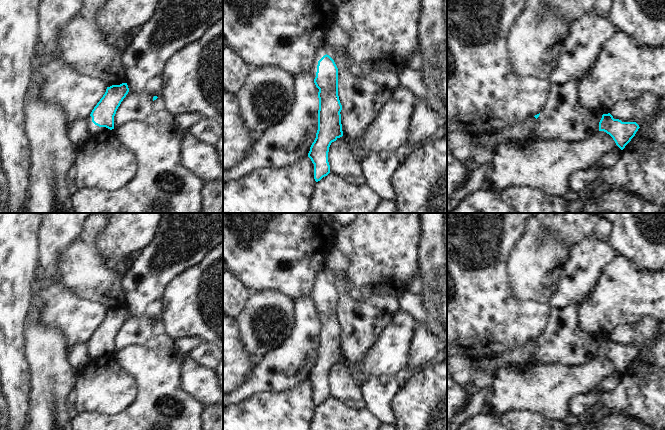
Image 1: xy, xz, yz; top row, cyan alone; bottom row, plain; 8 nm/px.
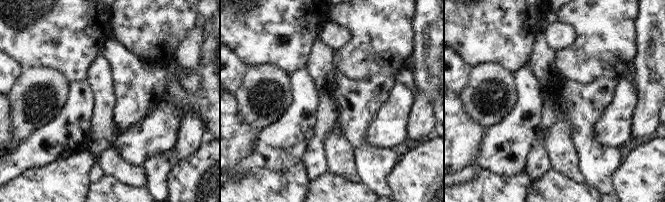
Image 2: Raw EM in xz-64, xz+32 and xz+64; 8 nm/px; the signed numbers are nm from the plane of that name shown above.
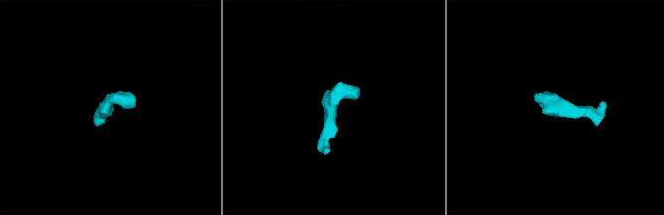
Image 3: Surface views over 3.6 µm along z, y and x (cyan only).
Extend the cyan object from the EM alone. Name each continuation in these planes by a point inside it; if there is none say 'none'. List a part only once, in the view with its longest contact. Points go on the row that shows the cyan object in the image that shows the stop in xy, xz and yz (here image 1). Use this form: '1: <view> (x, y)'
1: xy (92, 130)

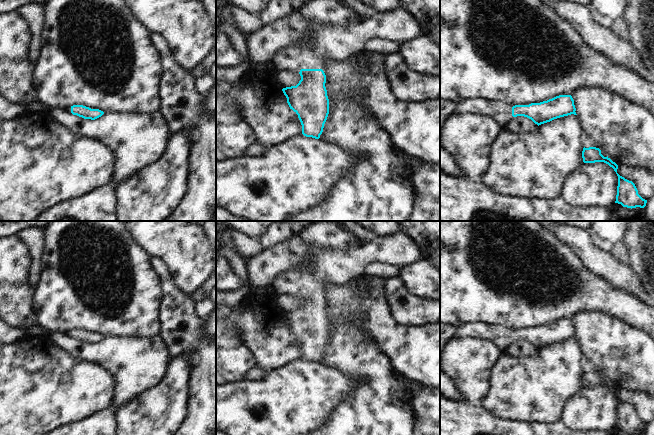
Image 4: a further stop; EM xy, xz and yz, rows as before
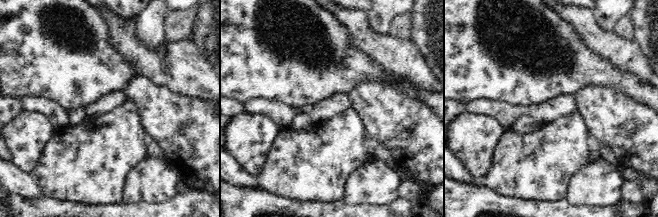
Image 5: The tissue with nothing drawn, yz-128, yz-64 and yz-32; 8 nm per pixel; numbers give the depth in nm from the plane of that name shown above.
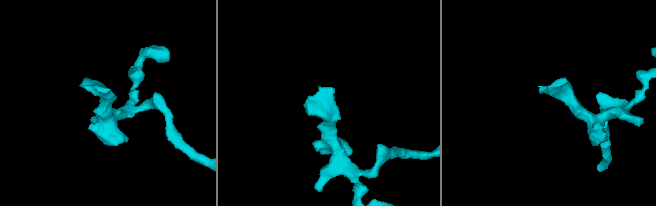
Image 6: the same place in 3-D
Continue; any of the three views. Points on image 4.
1: xz (324, 41)

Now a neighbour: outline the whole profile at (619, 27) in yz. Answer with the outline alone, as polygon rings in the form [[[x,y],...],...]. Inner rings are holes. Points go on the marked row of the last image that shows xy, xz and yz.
[[[623,17],[616,19],[612,26],[610,27],[613,34],[623,41],[628,41],[630,38],[630,33],[628,30],[628,25]]]

